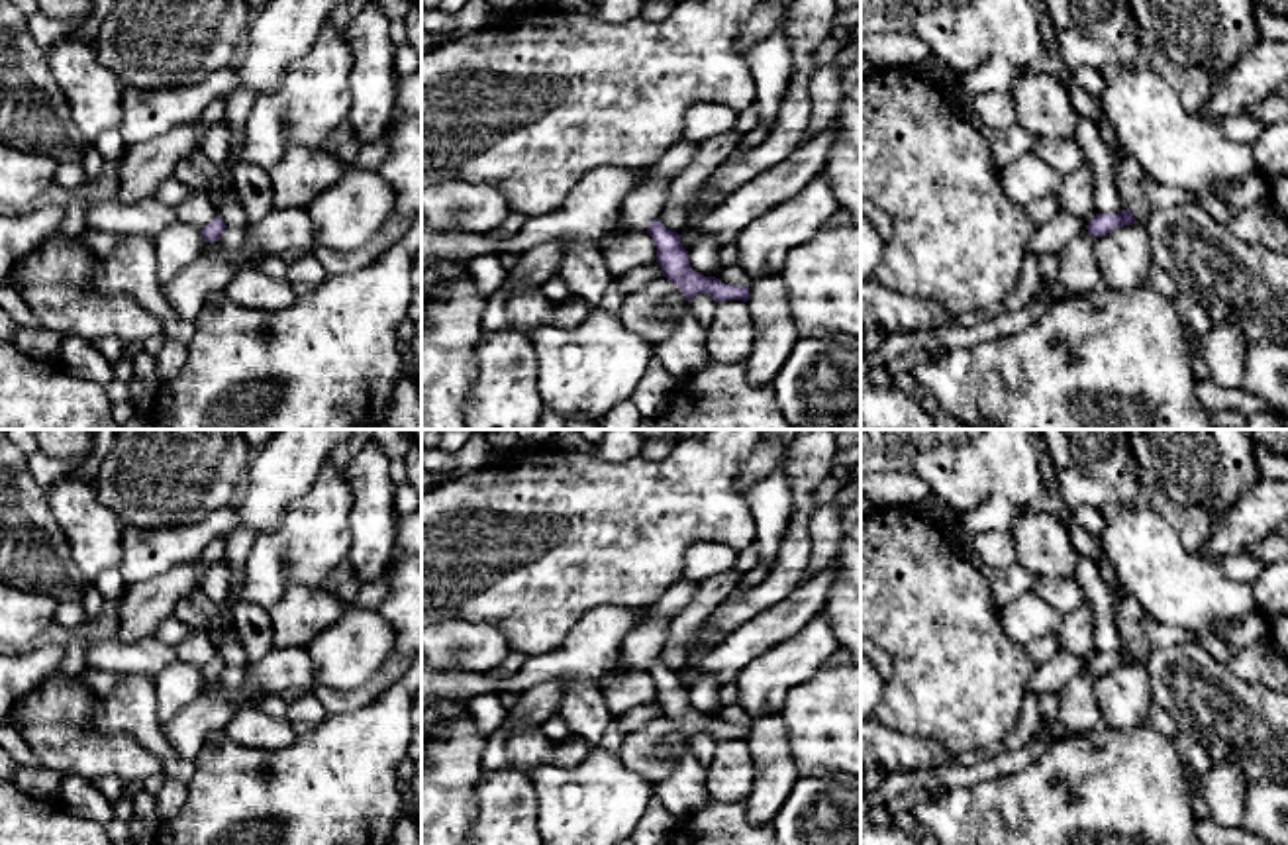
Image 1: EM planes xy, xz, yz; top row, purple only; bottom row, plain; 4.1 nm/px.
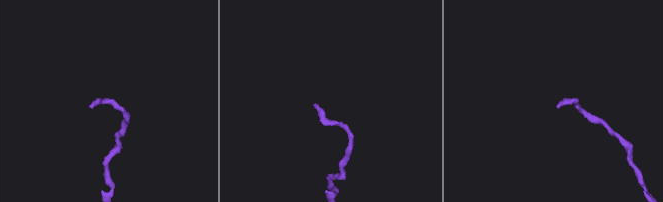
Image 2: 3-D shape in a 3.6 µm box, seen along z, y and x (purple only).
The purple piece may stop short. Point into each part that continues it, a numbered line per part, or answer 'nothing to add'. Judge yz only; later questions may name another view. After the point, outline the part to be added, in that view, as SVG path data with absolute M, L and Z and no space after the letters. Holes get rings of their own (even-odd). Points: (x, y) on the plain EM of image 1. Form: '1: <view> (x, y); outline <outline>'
nothing to add

